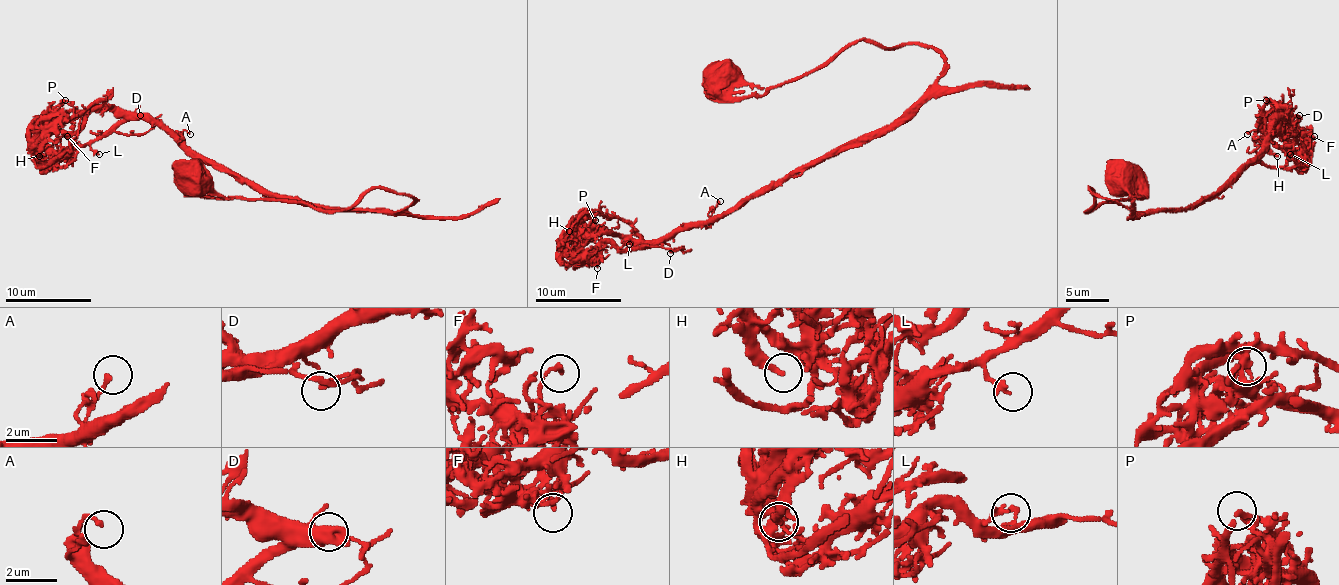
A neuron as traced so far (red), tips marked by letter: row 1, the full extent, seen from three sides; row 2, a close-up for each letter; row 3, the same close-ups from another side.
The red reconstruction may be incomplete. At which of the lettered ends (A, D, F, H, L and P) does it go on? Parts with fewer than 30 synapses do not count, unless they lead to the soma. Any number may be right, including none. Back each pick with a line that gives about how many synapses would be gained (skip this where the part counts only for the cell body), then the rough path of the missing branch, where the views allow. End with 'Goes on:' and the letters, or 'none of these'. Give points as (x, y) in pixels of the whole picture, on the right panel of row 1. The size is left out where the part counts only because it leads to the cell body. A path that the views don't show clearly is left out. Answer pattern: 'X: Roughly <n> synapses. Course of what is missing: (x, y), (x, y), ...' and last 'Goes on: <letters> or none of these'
Goes on: none of these

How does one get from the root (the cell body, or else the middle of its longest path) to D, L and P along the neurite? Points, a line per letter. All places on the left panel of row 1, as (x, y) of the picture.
D: (194, 177), (319, 210), (414, 199), (302, 205), (153, 123), (114, 130), (147, 132), (140, 115)
L: (194, 177), (229, 199), (319, 210), (373, 188), (414, 199), (302, 205), (142, 119), (114, 123), (99, 154)
P: (194, 177), (229, 199), (319, 210), (373, 188), (414, 199), (302, 205), (131, 115), (62, 117), (65, 100)

